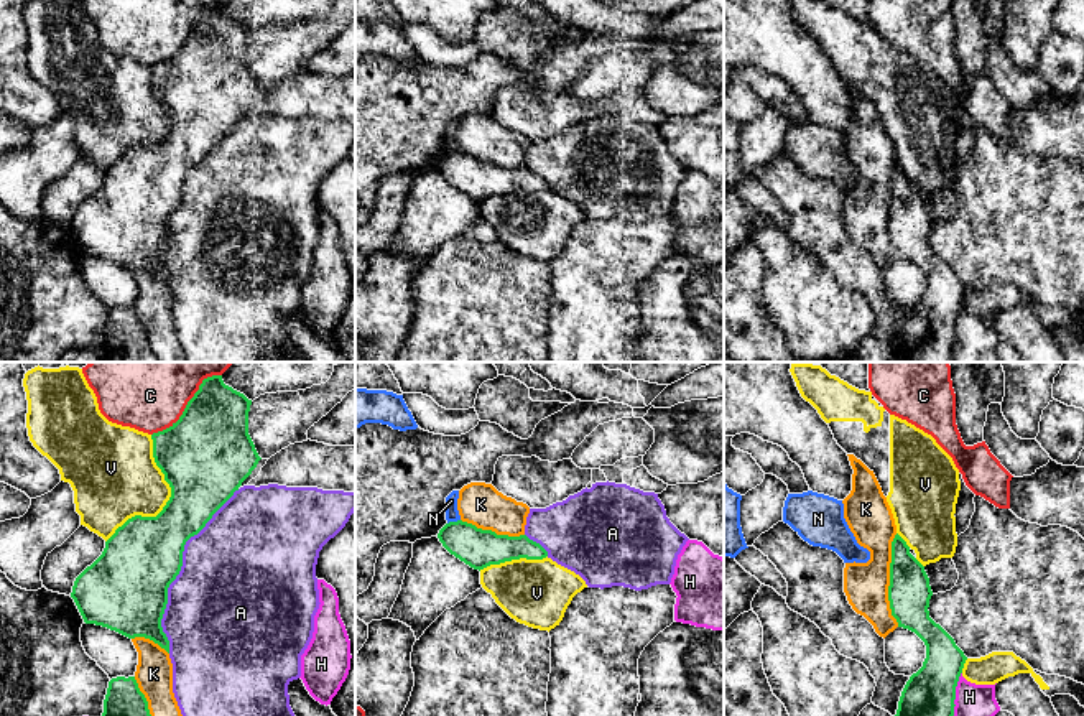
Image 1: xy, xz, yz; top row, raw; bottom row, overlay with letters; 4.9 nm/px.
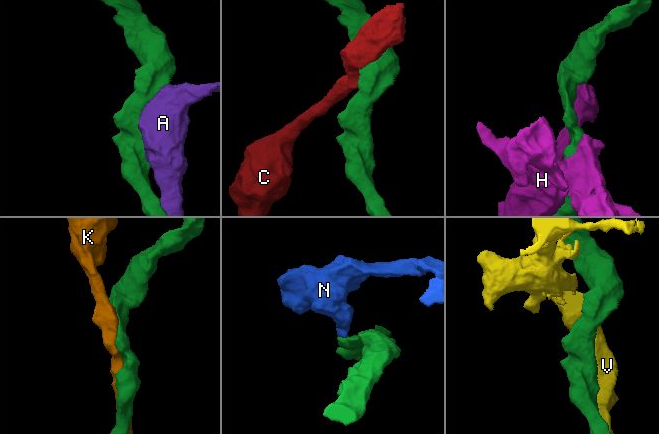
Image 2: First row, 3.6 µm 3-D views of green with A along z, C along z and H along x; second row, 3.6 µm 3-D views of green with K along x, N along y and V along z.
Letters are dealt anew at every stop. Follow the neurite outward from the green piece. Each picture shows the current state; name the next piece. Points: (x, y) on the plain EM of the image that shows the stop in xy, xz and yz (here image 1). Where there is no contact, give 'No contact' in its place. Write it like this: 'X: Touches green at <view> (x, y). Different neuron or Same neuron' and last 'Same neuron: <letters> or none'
A: Touches green at xy (180, 201). Different neuron
C: Touches green at xy (188, 35). Different neuron
H: Touches green at yz (953, 333). Different neuron
K: Touches green at yz (890, 211). Different neuron
N: Touches green at xz (453, 153). Different neuron
V: Touches green at xy (168, 132). Different neuron
Same neuron: none

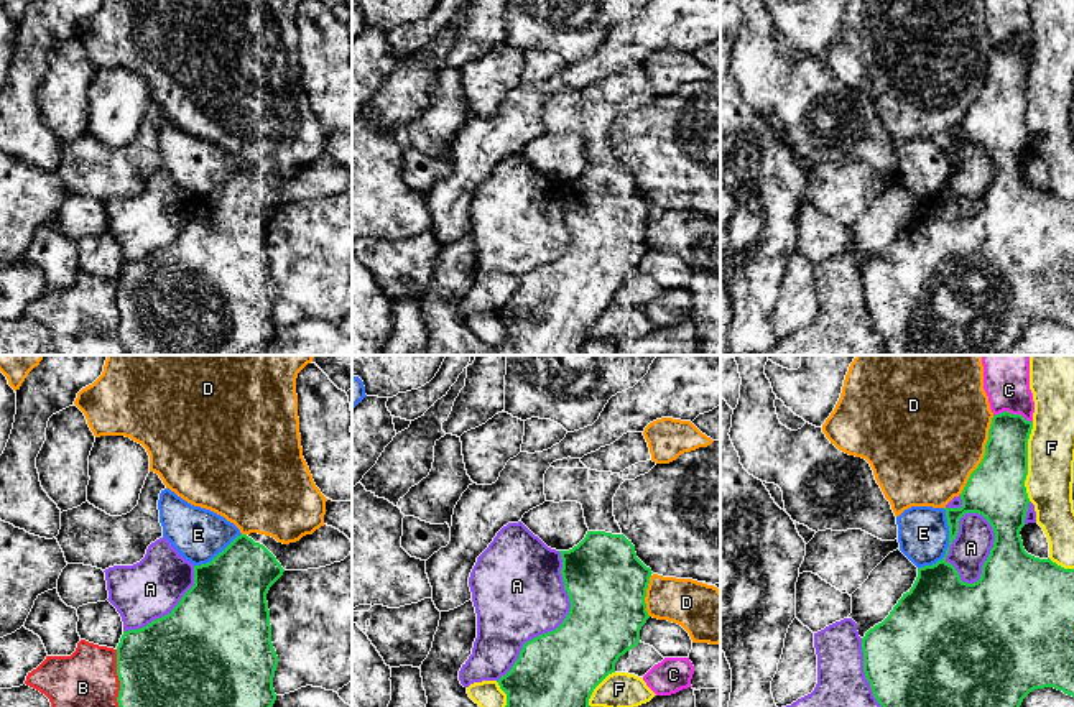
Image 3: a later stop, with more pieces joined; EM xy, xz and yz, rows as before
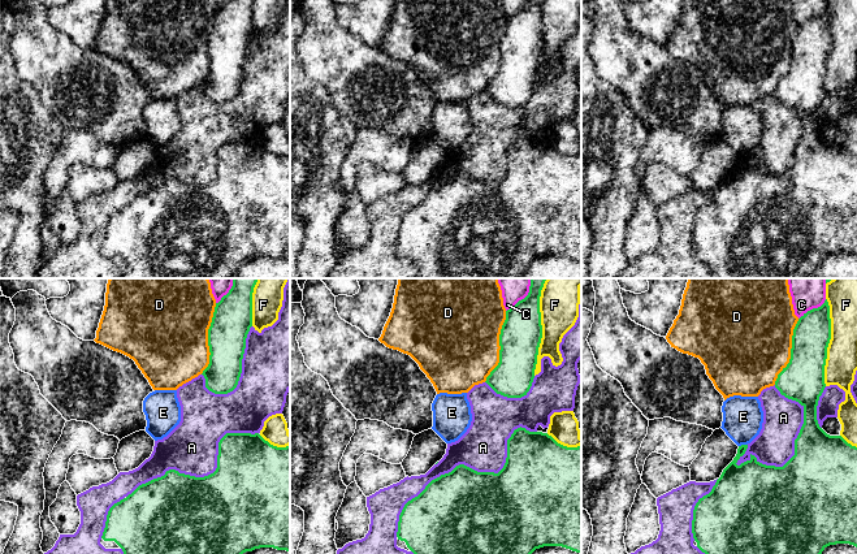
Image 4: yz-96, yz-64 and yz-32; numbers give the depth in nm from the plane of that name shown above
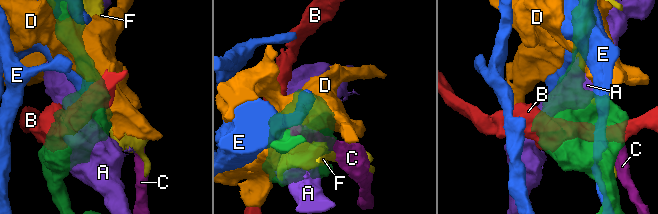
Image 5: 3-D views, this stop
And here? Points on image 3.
A: Touches green at yz (990, 183). Different neuron
B: Touches green at xy (120, 318). Different neuron
C: Touches green at yz (1013, 46). Different neuron
D: Touches green at yz (984, 87). Different neuron
E: Touches green at yz (949, 176). Different neuron
F: Touches green at yz (1027, 94). Different neuron
Same neuron: none

